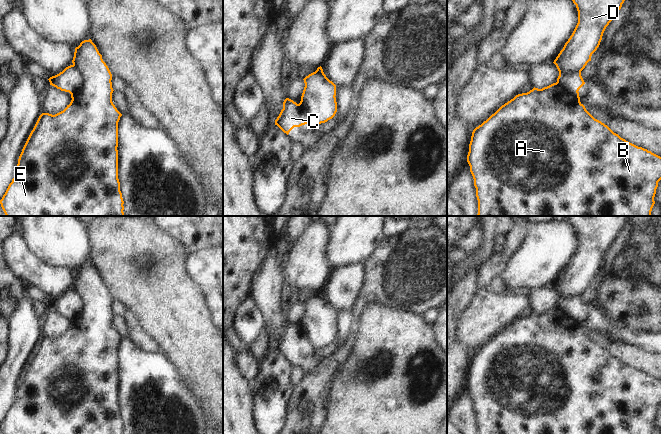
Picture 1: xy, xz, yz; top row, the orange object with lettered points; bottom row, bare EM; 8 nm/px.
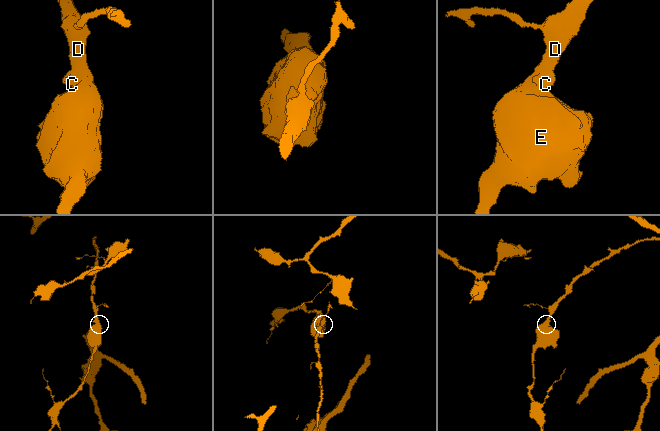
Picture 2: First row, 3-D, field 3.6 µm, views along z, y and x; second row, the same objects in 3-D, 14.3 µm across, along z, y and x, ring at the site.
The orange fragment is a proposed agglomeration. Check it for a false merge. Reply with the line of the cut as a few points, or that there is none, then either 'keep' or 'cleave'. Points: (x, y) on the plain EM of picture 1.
yz (580, 294), (569, 296), (564, 301), (565, 312), (570, 317) | cleave

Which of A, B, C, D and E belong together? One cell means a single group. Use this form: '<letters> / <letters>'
A B D E / C

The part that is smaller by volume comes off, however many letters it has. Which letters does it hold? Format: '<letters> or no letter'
C

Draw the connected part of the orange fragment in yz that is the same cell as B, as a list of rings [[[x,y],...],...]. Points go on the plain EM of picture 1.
[[[570,216],[570,222],[578,235],[578,247],[553,286],[559,295],[557,306],[542,313],[534,311],[527,317],[516,319],[473,354],[467,386],[474,403],[478,434],[652,434],[658,406],[661,404],[661,381],[626,365],[607,349],[595,343],[580,326],[579,316],[570,317],[566,314],[564,303],[569,297],[582,295],[591,285],[591,280],[599,271],[606,251],[621,233],[628,219],[629,216]]]

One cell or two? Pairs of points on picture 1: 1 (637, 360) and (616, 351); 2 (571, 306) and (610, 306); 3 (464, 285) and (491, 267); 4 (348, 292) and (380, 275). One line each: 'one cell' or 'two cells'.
1: one cell
2: two cells
3: two cells
4: two cells

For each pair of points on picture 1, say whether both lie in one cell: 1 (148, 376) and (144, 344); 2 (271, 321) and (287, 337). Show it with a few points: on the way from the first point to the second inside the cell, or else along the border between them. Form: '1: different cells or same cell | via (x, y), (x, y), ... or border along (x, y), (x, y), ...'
1: different cells | border along (127, 338), (135, 346), (146, 352), (158, 352)
2: different cells | border along (286, 321), (283, 326), (283, 332), (274, 347)

